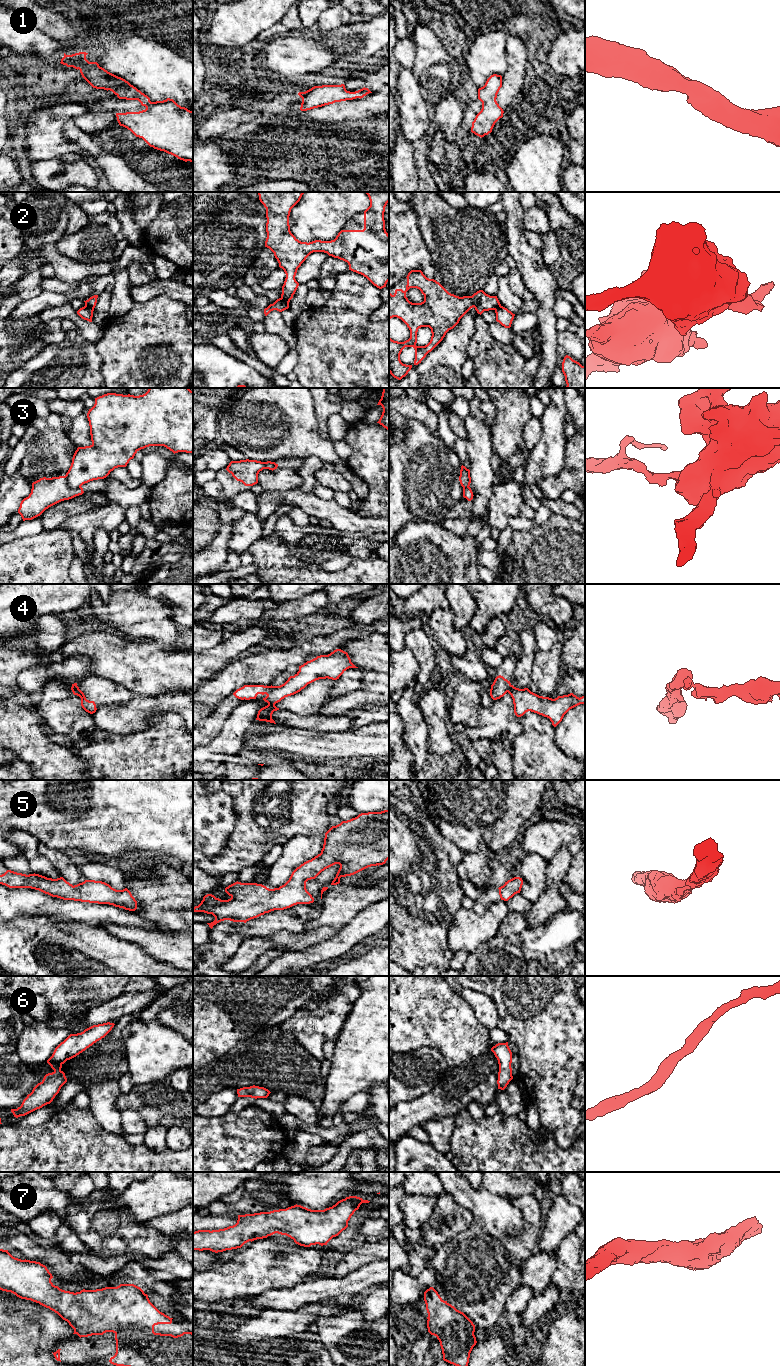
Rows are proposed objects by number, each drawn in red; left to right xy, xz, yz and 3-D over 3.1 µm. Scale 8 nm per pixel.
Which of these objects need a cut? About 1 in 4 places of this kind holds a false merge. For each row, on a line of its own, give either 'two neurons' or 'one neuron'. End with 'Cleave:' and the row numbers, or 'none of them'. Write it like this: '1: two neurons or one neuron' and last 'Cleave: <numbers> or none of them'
1: one neuron
2: two neurons
3: two neurons
4: two neurons
5: one neuron
6: one neuron
7: one neuron
Cleave: 2, 3, 4

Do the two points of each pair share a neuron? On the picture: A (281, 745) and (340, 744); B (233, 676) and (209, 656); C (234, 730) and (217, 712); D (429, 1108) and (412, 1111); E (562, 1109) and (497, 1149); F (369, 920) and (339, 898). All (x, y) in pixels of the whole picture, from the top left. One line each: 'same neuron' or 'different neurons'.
A: same neuron
B: different neurons
C: different neurons
D: same neuron
E: different neurons
F: different neurons

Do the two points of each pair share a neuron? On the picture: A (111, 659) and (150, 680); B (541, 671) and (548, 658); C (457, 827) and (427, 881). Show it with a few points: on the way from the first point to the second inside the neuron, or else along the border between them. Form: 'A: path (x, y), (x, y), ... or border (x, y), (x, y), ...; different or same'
A: path (121, 660), (133, 663), (140, 670); same
B: path (544, 668), (548, 661); same
C: border (444, 836), (464, 852); different

